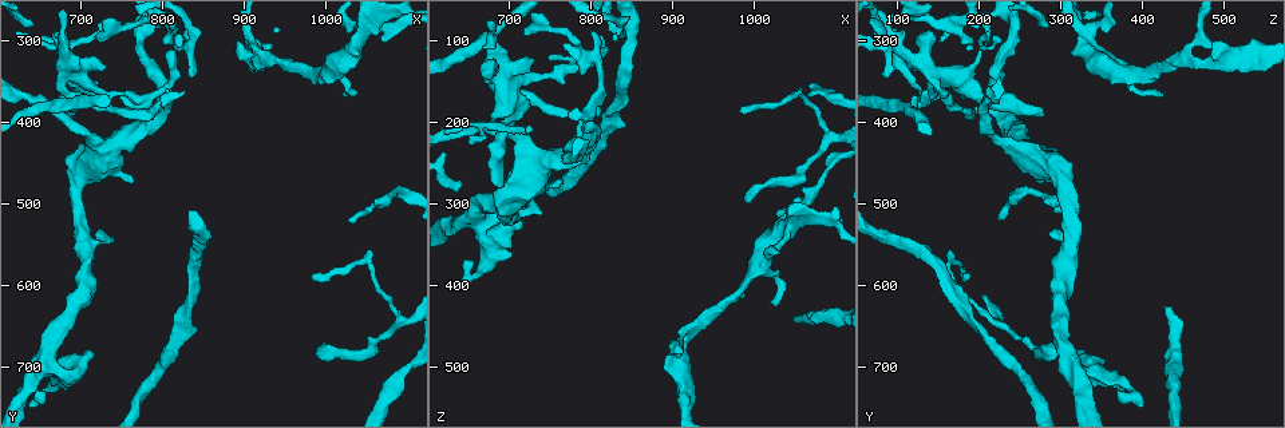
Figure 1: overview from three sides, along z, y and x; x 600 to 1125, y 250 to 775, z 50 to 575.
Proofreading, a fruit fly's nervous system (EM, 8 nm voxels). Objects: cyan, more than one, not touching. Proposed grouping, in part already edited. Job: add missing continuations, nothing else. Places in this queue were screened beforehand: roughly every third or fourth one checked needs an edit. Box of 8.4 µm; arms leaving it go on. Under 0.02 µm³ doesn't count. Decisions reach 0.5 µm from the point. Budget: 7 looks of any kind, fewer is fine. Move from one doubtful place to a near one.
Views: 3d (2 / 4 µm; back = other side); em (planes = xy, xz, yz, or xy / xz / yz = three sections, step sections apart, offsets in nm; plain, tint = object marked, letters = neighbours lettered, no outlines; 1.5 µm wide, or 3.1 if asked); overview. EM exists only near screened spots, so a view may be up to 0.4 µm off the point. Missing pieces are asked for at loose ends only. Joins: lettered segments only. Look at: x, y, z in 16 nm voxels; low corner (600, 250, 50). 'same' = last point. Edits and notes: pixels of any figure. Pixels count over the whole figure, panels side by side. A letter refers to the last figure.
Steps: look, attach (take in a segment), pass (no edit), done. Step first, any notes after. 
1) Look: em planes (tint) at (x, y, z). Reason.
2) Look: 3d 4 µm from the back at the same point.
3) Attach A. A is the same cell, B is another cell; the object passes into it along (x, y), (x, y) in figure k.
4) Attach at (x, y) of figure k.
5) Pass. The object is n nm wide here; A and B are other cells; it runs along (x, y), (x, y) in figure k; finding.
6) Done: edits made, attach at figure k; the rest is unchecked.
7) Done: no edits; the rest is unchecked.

Look: em planes (letters) at (655, 300, 230). Tapers out.

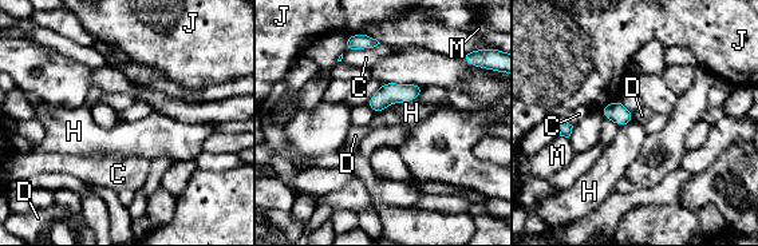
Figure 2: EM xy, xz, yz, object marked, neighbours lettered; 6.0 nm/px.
Pass. C, D, H, J and M are other cells; a border runs along (385, 108), (375, 112) in figure 2; none of them fits.

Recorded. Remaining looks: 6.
Look: 3d 4 µm at (985, 590, 185). An open end.

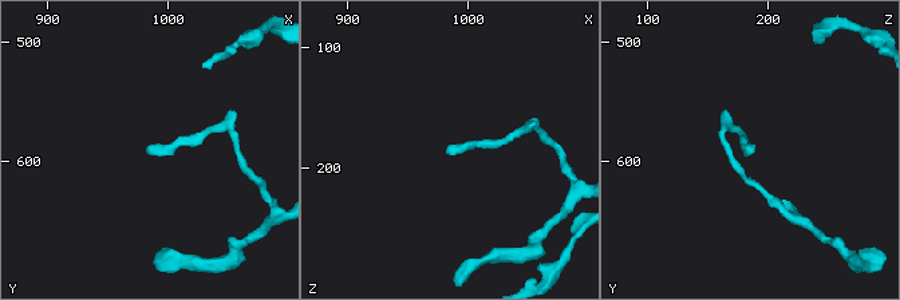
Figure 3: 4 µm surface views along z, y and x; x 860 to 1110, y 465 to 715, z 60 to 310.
Look: em planes (letters) at (982, 586, 186).

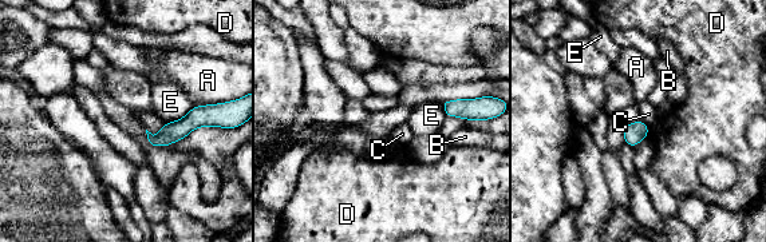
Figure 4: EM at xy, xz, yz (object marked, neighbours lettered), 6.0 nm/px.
Pass. A, B, C, D and E are other cells; it runs along (202, 111), (164, 138), (151, 138) in figure 4; no lettered segment goes on from it.

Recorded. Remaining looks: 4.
Look: 3d 2 µm from the back at (990, 680, 300). Thin end.

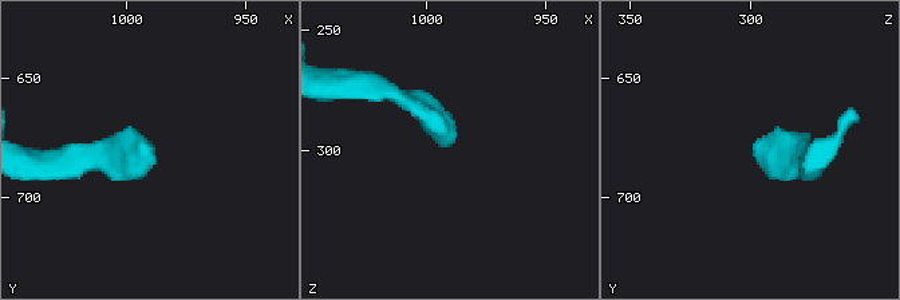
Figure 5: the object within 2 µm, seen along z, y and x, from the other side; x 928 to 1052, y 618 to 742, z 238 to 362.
Look: em planes (letters) at (989, 684, 297).

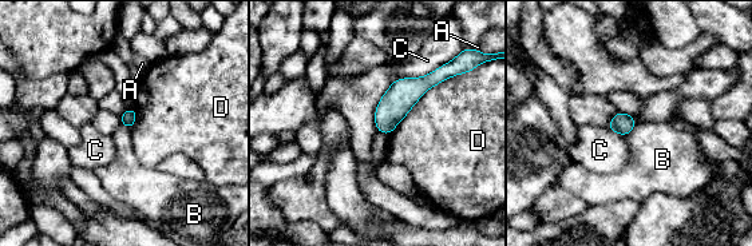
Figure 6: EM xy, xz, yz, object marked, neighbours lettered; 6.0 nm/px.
Pass. A, B, C and D are other cells; a border runs along (636, 125), (626, 135) in figure 6; none of them fits.

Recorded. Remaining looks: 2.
Done: no edits; the rest is unchecked.

